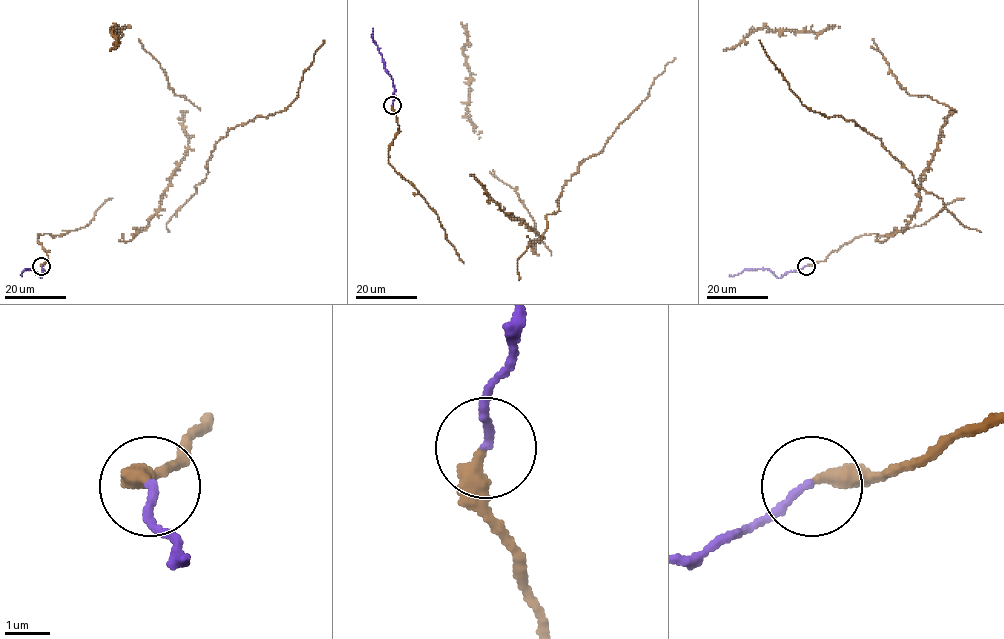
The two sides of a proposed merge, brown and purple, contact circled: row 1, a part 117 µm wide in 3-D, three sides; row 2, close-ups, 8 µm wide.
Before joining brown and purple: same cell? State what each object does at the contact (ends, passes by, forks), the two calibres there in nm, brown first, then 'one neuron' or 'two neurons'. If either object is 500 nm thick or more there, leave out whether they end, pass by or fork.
brown ends; purple ends; calibres 360 and 170 nm; one neuron

